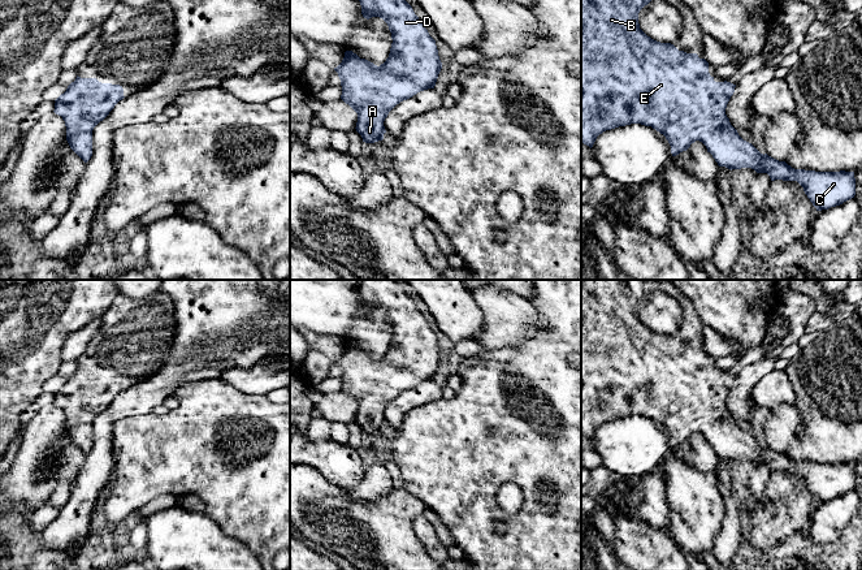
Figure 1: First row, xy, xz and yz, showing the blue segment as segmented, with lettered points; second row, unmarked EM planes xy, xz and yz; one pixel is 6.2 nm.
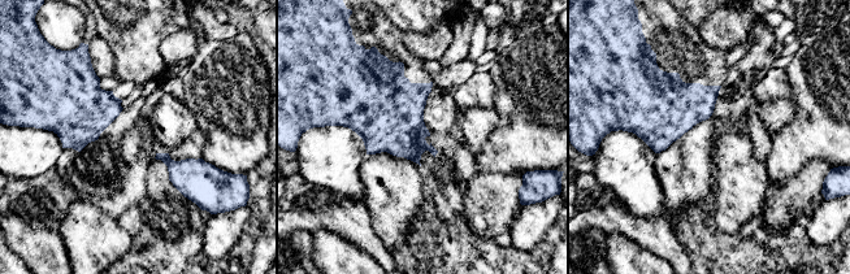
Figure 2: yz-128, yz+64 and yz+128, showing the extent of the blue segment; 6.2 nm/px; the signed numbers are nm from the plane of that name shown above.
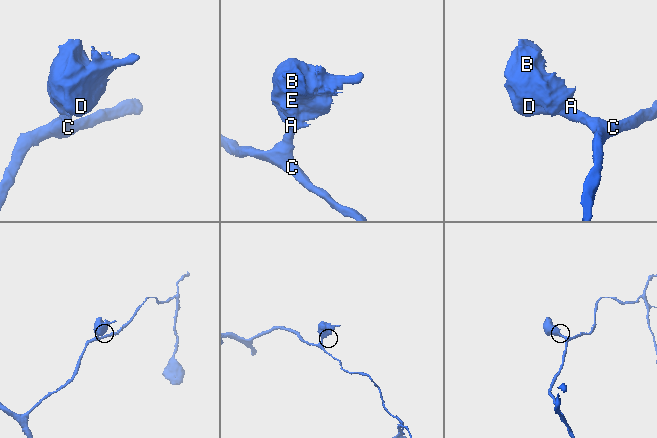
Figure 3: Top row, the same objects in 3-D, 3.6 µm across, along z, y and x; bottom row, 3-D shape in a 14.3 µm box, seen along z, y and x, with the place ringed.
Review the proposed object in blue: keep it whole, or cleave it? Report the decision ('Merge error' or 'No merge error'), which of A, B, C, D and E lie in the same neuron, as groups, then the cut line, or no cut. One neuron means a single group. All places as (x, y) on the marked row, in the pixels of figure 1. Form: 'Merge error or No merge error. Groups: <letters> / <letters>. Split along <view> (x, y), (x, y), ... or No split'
No merge error. Groups: A B C D E. No split

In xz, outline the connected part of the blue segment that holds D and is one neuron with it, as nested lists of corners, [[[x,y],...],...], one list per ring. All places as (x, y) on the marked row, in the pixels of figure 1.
[[[406,0],[359,1],[364,18],[380,17],[387,23],[393,39],[389,57],[377,66],[360,59],[352,51],[346,51],[342,62],[334,70],[341,79],[341,99],[358,113],[356,131],[361,135],[363,142],[374,143],[384,139],[386,133],[384,121],[397,104],[420,91],[434,88],[442,62],[436,40]]]

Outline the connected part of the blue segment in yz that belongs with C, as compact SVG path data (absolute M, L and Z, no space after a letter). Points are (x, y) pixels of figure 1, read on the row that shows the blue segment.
M581 0L581 142L590 148L606 130L631 124L651 126L666 137L672 156L686 151L696 141L702 142L719 167L728 169L751 168L767 173L771 181L797 181L816 211L842 204L855 195L854 172L815 172L794 169L767 154L761 154L744 141L725 115L727 104L736 85L715 82L709 73L709 62L697 53L679 51L671 43L660 43L647 36L638 23L640 10L651 0Z

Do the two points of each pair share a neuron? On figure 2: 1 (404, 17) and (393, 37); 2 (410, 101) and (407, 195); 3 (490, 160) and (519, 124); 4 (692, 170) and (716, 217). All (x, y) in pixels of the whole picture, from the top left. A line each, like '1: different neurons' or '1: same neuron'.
1: different neurons
2: different neurons
3: same neuron
4: different neurons

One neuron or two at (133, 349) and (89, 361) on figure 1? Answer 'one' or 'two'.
one

